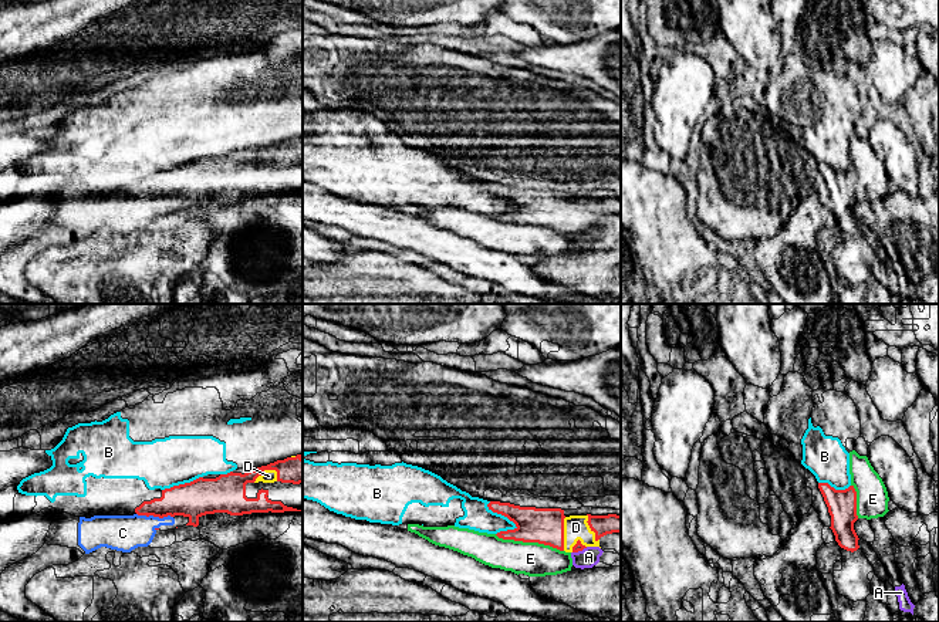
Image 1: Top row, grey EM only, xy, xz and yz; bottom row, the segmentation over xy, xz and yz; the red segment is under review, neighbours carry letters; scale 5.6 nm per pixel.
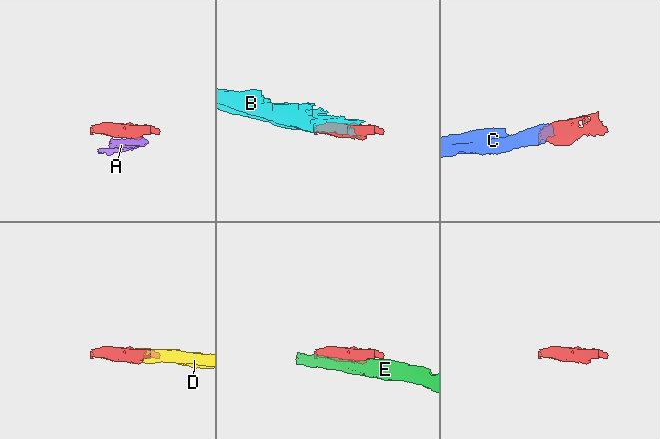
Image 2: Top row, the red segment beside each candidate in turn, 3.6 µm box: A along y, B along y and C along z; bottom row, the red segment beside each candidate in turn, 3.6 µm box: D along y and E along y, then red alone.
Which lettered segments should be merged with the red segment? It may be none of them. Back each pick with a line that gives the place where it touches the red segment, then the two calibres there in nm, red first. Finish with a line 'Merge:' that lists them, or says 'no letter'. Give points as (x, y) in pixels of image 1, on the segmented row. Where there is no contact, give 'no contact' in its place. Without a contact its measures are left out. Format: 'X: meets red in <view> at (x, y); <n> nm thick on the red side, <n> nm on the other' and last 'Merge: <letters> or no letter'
C: meets red in xy at (155, 516); 200 nm thick on the red side, 200 nm on the other
D: meets red in xy at (264, 469); 200 nm thick on the red side, 80 nm on the other
Merge: C, D

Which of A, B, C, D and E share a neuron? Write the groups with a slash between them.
A / B / C D / E

